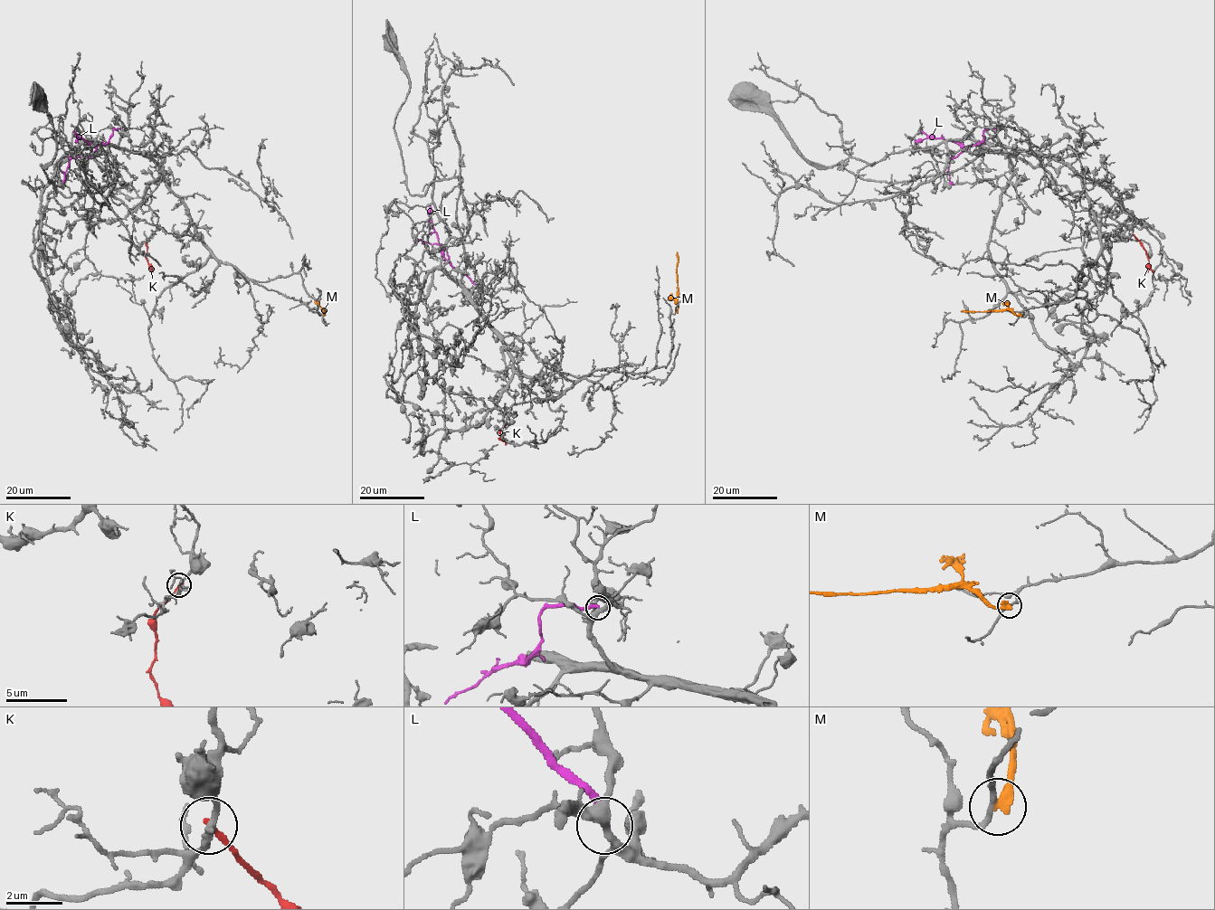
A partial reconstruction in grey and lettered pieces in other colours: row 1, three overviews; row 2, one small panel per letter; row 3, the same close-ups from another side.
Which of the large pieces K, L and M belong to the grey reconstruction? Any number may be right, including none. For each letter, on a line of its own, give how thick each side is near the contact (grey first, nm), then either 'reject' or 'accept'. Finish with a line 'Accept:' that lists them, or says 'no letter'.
K: calibres 260 and 200 nm; reject
L: calibres 320 and 320 nm; reject
M: calibres 180 and 360 nm; reject
Accept: no letter

